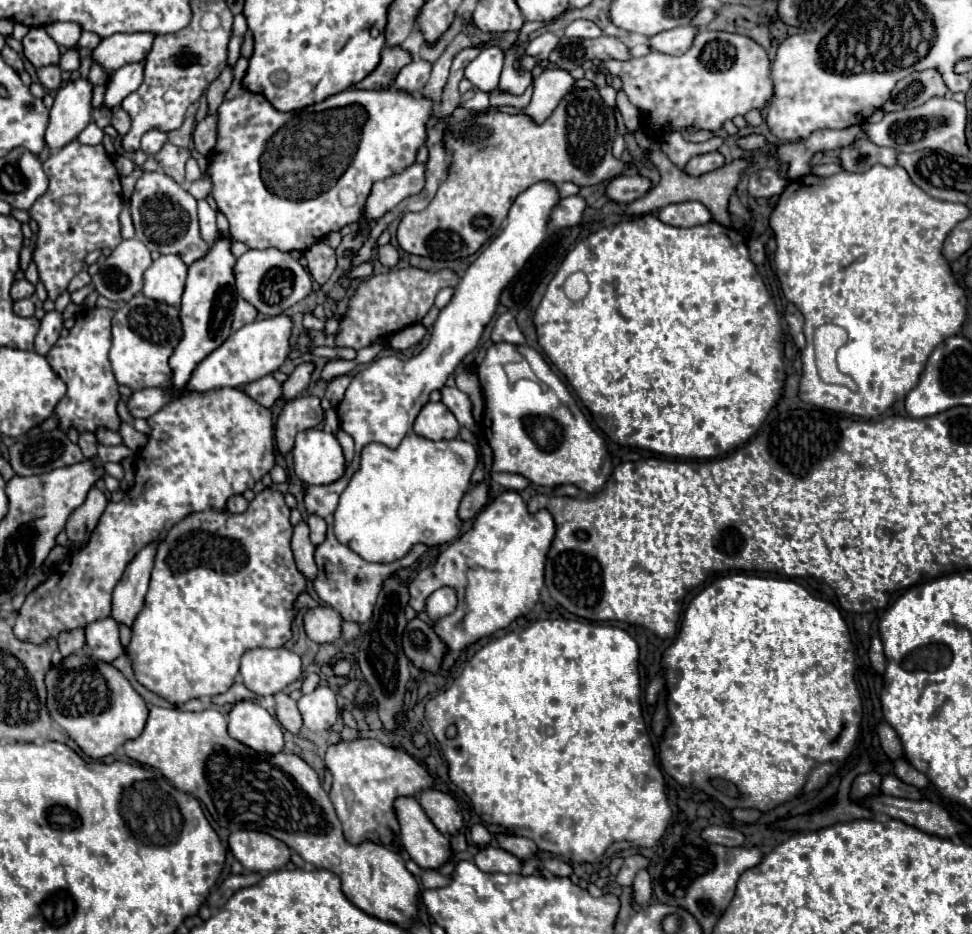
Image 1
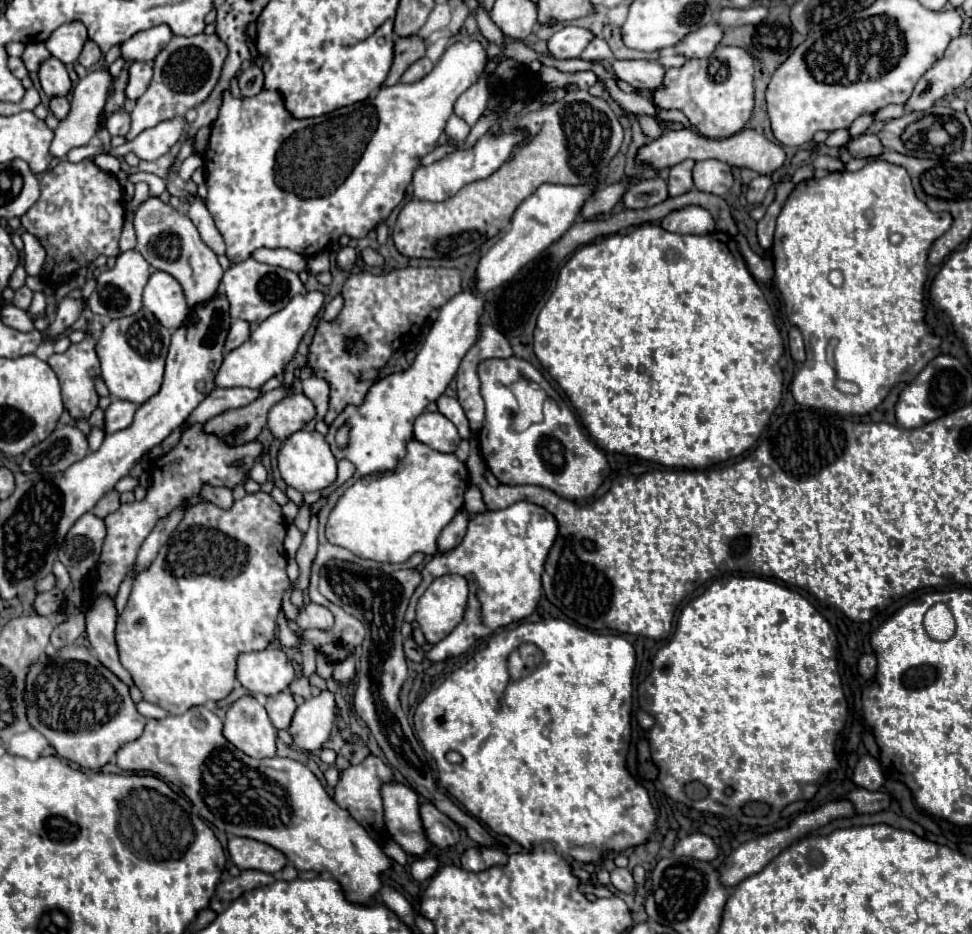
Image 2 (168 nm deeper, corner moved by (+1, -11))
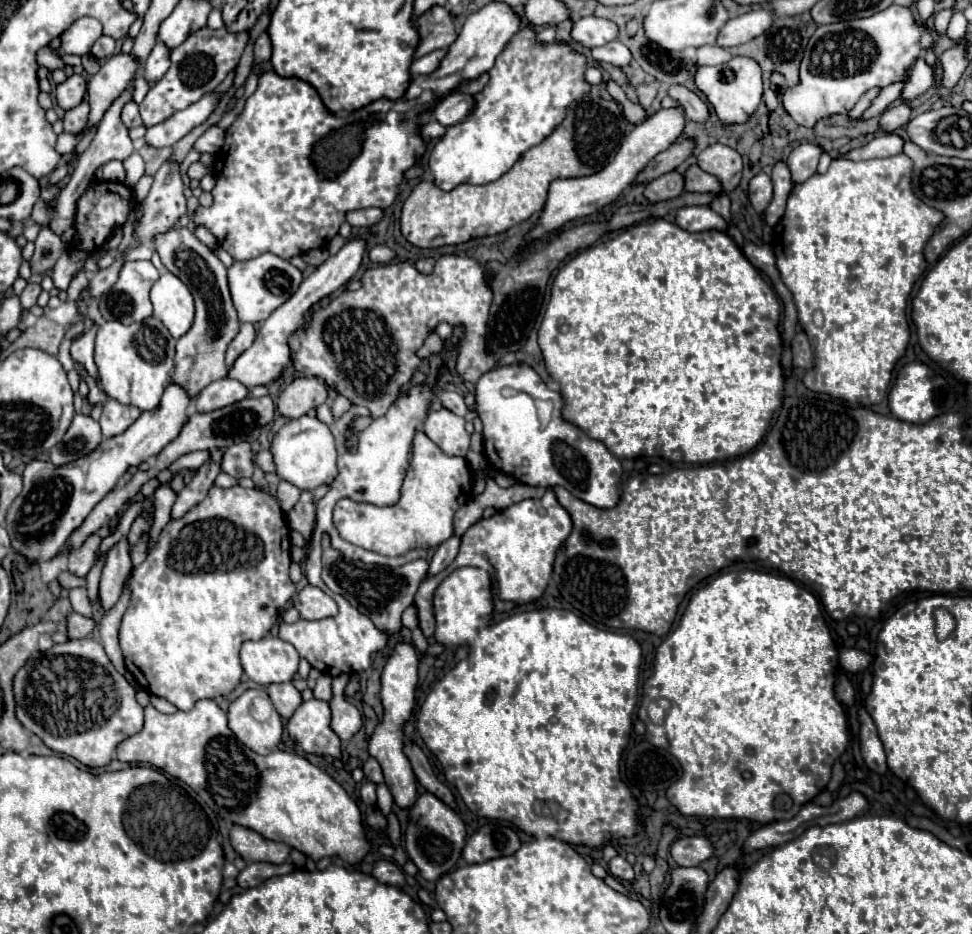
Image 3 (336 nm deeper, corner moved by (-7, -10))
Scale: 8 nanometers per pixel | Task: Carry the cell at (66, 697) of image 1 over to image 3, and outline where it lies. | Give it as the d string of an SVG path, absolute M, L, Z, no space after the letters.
M87 637L87 639L79 639L79 641L73 641L69 639L67 643L61 643L61 645L53 645L51 649L47 649L45 653L41 653L39 659L31 659L27 661L15 675L15 681L13 681L13 691L15 691L15 701L17 701L17 719L23 723L25 729L33 731L37 737L43 739L43 743L57 751L57 753L63 753L63 755L69 755L69 757L75 757L79 763L91 767L91 769L97 769L97 767L105 767L111 763L113 759L113 753L115 753L115 747L123 741L123 739L129 739L131 735L139 733L143 729L143 723L145 723L145 715L143 715L143 707L137 703L135 699L135 689L127 683L127 679L113 667L113 663L109 661L107 653L103 651L103 645L97 643L95 639Z

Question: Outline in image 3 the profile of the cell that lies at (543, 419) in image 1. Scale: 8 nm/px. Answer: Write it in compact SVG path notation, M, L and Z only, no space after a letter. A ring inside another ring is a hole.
M503 365L483 373L475 385L475 395L477 413L483 421L483 455L491 469L503 471L525 485L561 485L577 499L599 509L617 505L621 461L601 441L589 439L563 417L565 401L561 393L547 389L529 365ZM535 399L551 399L555 403L551 423L545 429L541 429Z

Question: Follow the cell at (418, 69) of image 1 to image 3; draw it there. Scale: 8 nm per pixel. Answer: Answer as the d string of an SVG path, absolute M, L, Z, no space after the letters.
M437 49L437 51L433 51L433 53L427 53L425 57L421 57L421 59L417 59L413 65L411 65L411 75L415 77L415 75L425 75L425 73L433 73L435 69L437 69L437 65L439 65L439 61L445 57L445 49Z

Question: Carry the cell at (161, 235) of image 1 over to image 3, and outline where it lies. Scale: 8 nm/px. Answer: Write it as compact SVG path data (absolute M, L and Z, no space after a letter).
M171 227L171 231L155 235L153 247L161 257L161 263L189 287L195 299L195 321L191 329L177 341L175 371L171 377L171 381L181 383L189 395L195 397L211 381L227 375L225 349L239 331L237 313L227 285L227 267L187 227Z

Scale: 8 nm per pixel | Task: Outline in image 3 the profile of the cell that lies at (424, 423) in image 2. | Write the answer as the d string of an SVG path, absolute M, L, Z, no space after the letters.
M429 411L423 427L425 435L435 441L447 455L461 455L469 451L469 433L465 431L465 419L447 411Z

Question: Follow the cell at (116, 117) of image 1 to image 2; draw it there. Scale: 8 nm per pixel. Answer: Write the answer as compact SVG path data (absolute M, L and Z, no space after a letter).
M117 112L115 116L109 116L107 120L107 130L111 136L125 136L131 128L131 118L127 112Z

